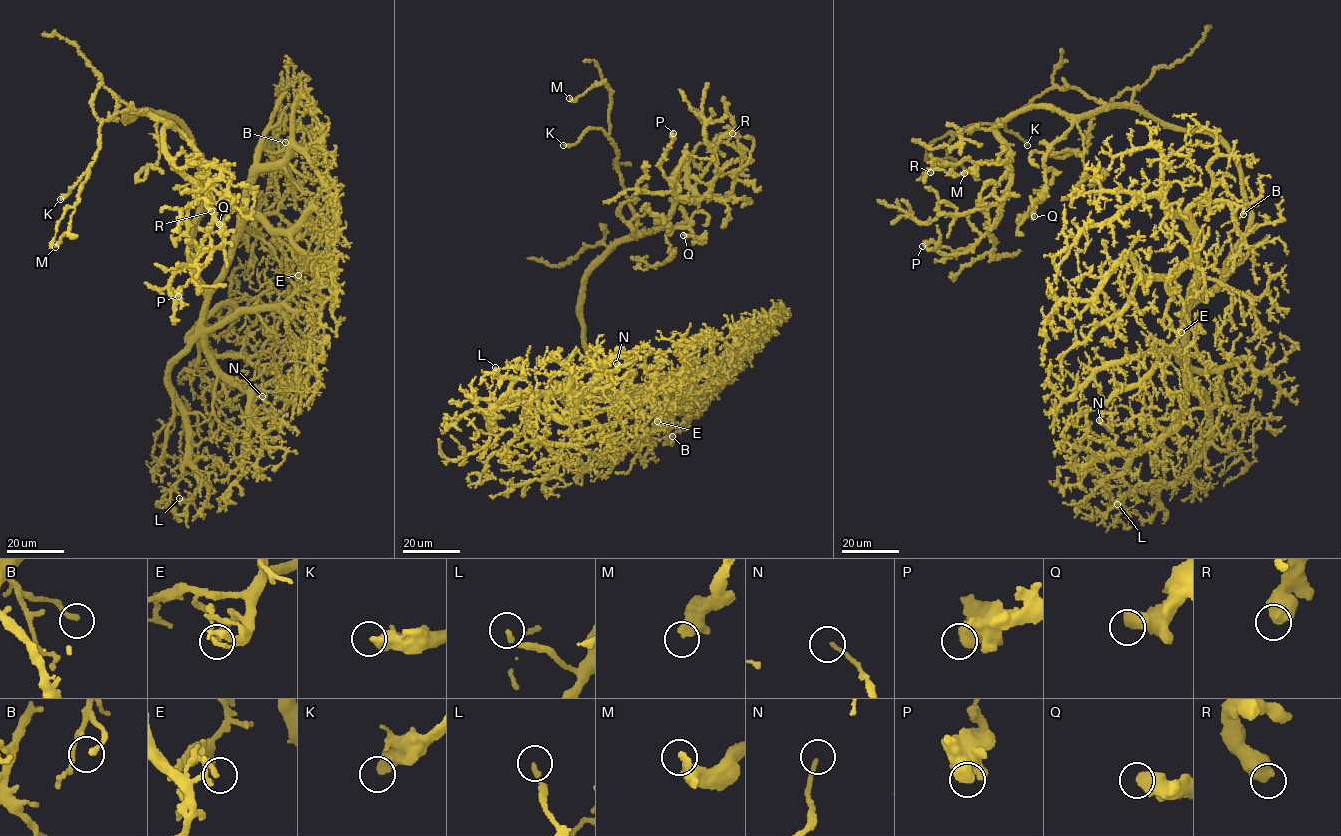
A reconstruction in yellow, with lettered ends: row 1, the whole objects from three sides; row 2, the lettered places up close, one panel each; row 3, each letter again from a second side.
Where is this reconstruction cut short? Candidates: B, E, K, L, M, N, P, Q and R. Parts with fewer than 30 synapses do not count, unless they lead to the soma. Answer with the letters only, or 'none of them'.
none of them

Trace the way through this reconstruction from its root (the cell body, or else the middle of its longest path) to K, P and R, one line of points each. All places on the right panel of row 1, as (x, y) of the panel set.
K: (1240, 173), (1219, 138), (1164, 126), (1130, 106), (1107, 105), (1074, 88), (1047, 89), (1005, 122), (1027, 145)
P: (1240, 173), (1219, 138), (1129, 106), (1027, 107), (996, 129), (1011, 174), (995, 225), (965, 249), (922, 246)
R: (1240, 173), (1219, 138), (1125, 105), (1072, 116), (1025, 107), (996, 129), (1007, 158), (937, 159), (930, 172)

